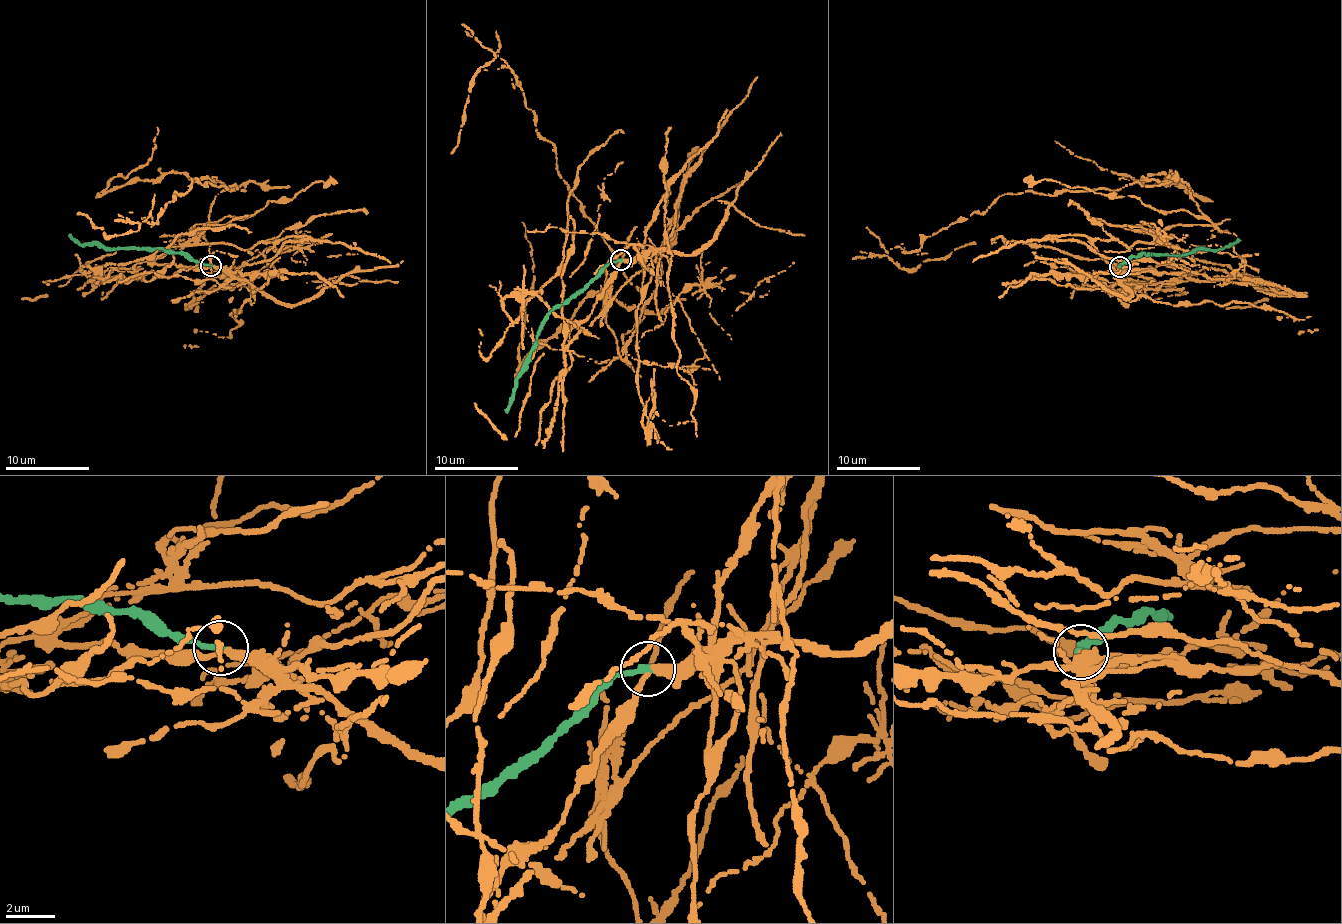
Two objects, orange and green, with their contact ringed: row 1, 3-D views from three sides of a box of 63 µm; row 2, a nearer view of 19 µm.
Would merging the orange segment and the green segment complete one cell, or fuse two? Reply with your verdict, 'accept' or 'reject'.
reject

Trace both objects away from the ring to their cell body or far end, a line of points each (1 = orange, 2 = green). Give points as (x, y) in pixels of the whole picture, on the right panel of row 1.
1: (1119, 266), (1169, 264), (1157, 235), (1211, 222), (1177, 175), (1004, 193), (886, 255), (917, 268), (974, 242)
2: (1119, 266), (1142, 253), (1186, 256), (1196, 248), (1232, 246), (1241, 241)

